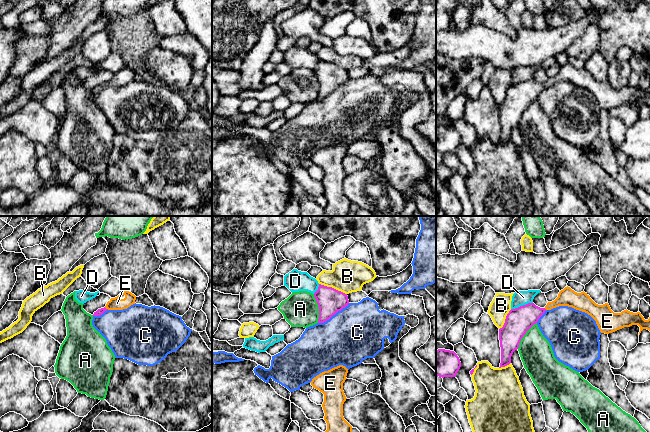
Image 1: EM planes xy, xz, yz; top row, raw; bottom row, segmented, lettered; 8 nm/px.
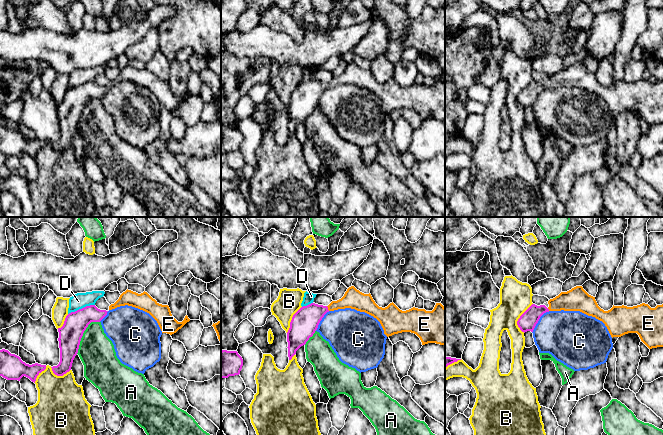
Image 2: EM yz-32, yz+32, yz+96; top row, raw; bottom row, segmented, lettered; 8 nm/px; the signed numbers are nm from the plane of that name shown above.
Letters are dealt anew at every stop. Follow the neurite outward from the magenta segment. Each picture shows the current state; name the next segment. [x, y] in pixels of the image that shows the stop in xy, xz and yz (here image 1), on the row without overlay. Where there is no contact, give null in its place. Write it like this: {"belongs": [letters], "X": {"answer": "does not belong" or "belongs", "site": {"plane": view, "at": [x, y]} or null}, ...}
{"belongs": ["E"], "A": {"answer": "does not belong", "site": {"plane": "xz", "at": [319, 84]}}, "B": {"answer": "does not belong", "site": {"plane": "xz", "at": [333, 64]}}, "C": {"answer": "does not belong", "site": {"plane": "xz", "at": [333, 90]}}, "D": {"answer": "does not belong", "site": {"plane": "yz", "at": [521, 82]}}, "E": {"answer": "belongs", "site": {"plane": "xy", "at": [105, 84]}}}

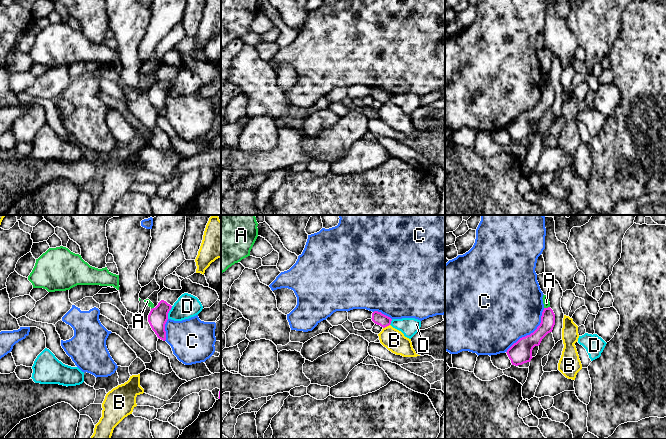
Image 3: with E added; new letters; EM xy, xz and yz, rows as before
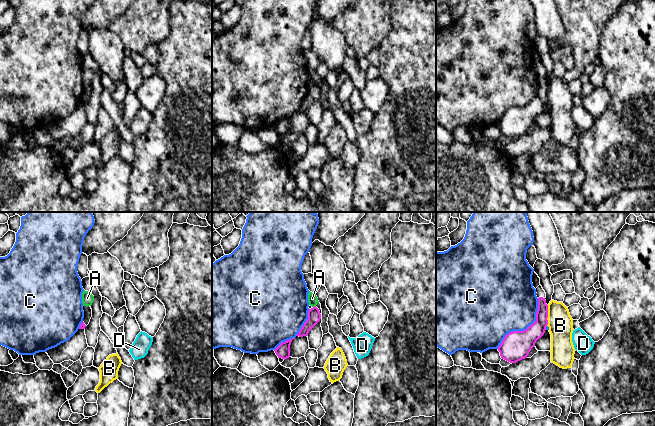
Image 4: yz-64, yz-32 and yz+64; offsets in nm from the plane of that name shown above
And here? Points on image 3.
{"belongs": [], "A": {"answer": "does not belong", "site": {"plane": "yz", "at": [546, 84]}}, "B": {"answer": "does not belong", "site": {"plane": "xz", "at": [386, 102]}}, "C": {"answer": "does not belong", "site": {"plane": "yz", "at": [531, 109]}}, "D": {"answer": "does not belong", "site": {"plane": "xy", "at": [168, 88]}}}

